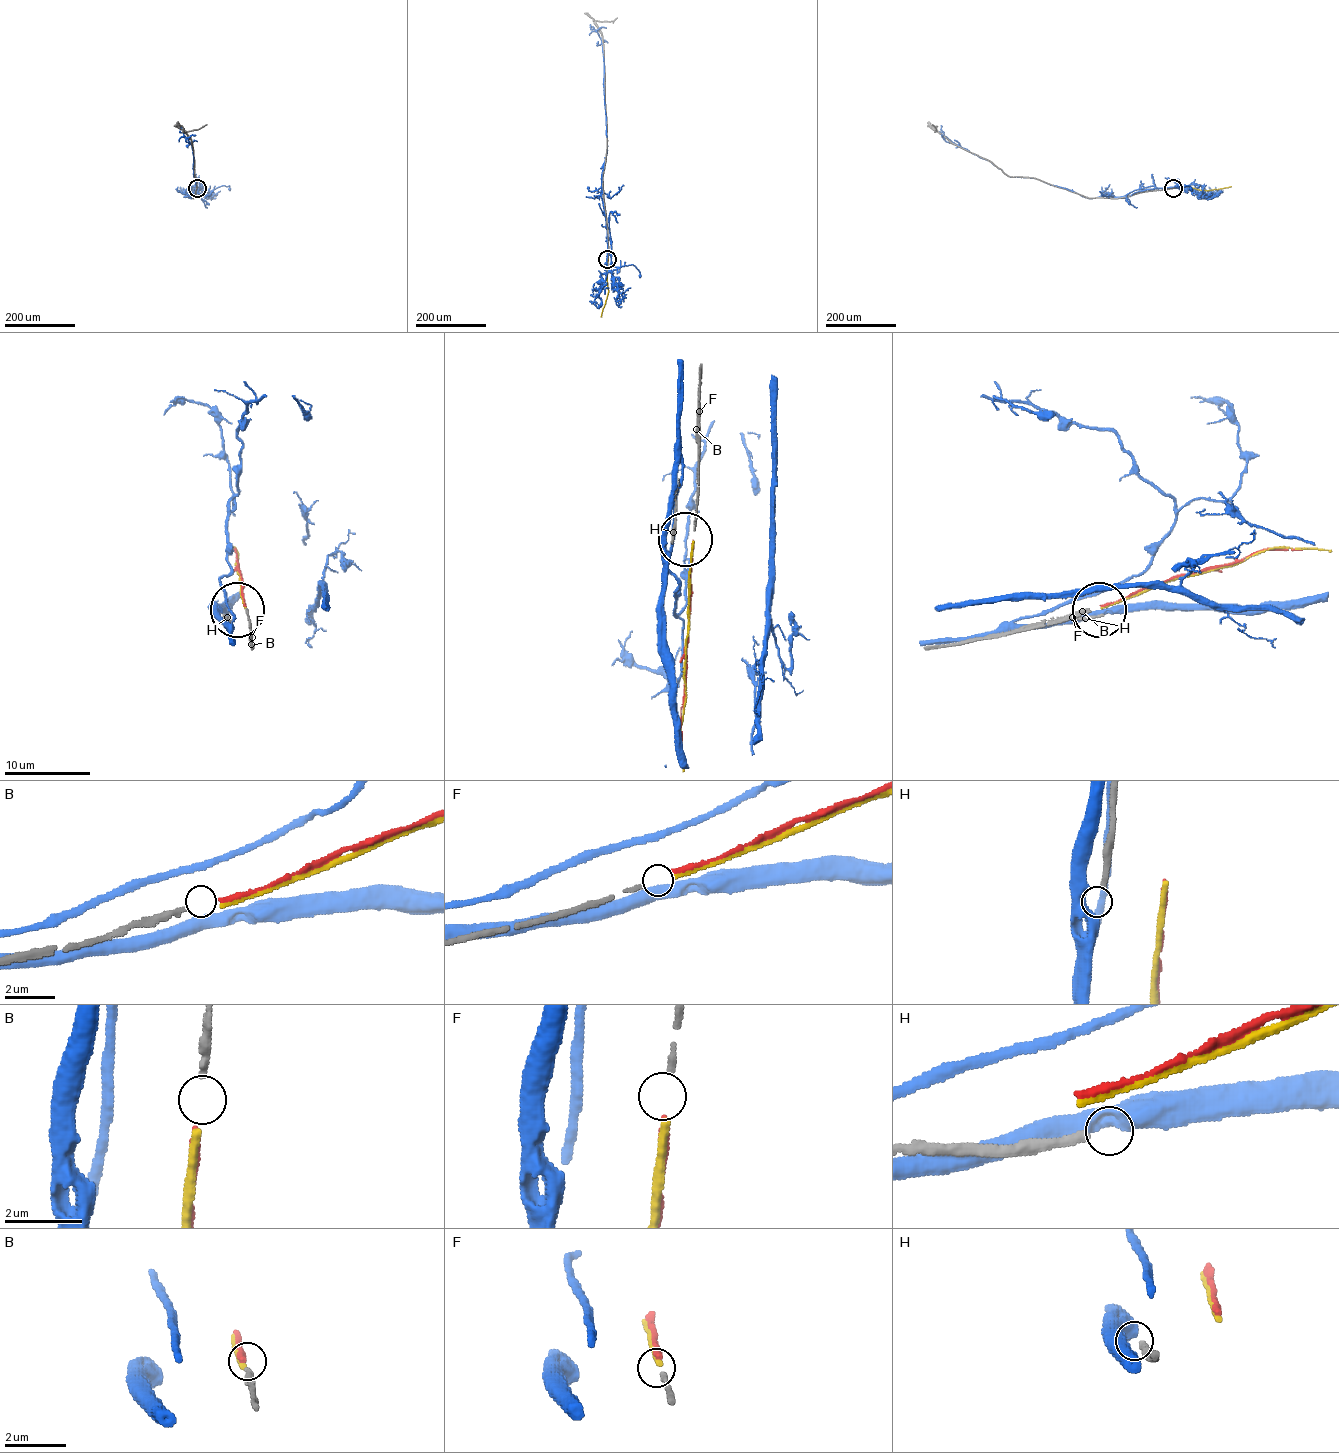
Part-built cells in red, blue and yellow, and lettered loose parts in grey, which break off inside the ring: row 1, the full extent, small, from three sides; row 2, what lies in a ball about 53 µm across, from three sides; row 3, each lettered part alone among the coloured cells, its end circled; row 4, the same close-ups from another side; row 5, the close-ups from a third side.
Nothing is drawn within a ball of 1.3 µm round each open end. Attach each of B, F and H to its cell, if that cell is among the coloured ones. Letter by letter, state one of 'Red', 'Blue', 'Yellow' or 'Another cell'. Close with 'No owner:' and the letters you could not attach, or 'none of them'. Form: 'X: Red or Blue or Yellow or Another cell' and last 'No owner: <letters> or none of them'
B: Red
F: Yellow
H: Another cell
No owner: H

